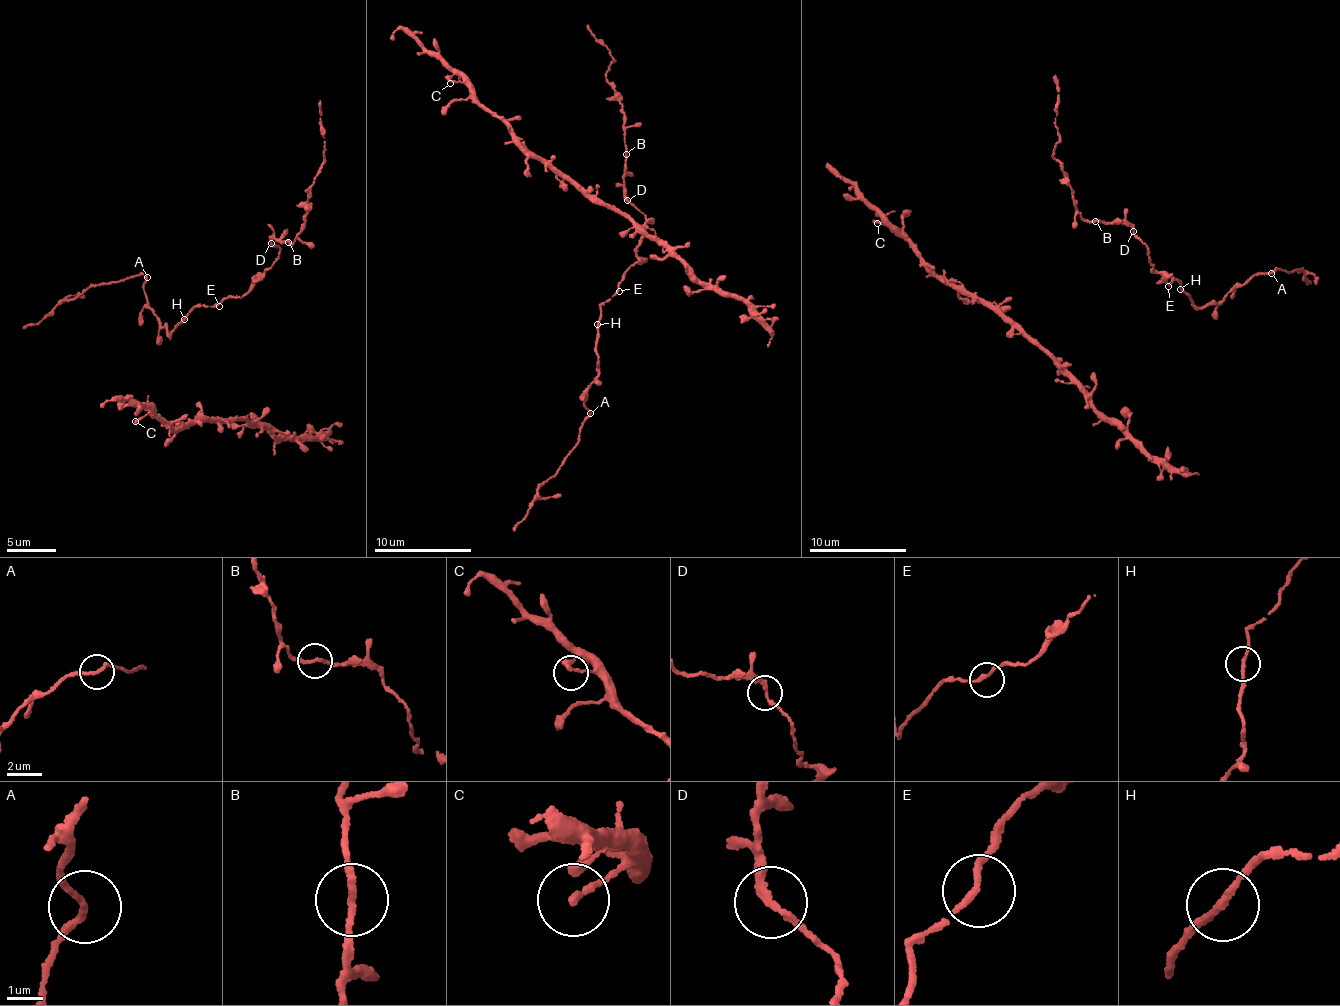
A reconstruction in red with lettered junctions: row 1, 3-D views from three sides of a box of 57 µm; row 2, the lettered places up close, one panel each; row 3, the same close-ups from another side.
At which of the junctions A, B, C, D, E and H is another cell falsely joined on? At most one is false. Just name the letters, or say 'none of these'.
none of these

